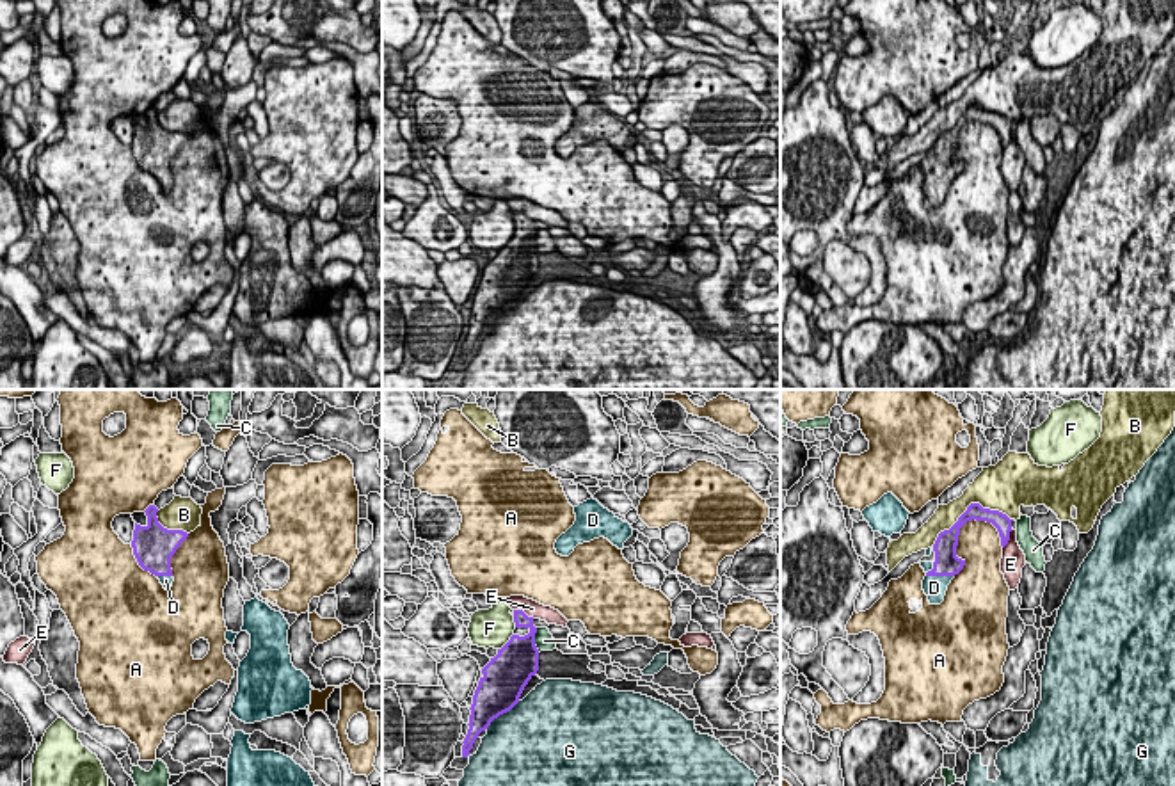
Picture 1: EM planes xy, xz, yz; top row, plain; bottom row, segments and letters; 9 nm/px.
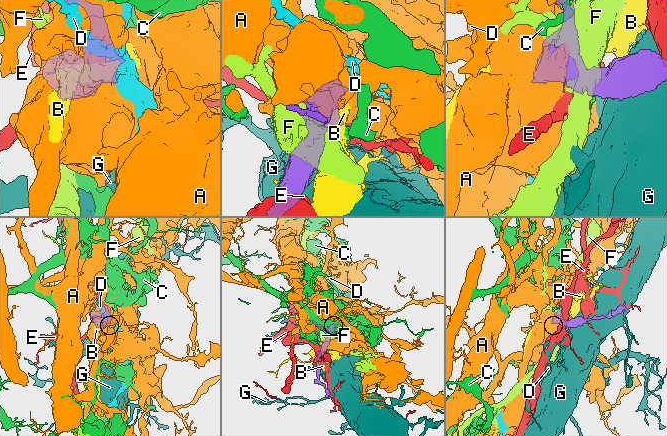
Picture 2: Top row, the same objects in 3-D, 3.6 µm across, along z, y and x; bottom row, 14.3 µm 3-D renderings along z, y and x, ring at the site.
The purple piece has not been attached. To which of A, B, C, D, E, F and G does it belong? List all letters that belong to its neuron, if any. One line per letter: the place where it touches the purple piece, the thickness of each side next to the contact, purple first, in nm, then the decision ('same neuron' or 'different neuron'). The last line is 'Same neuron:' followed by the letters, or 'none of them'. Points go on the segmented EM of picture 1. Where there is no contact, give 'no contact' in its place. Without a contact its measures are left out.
A: meets purple in yz at (957, 537); 220 nm thick on the purple side, 380 nm on the other; different neuron
B: meets purple in yz at (969, 505); 160 nm thick on the purple side, 340 nm on the other; different neuron
C: meets purple in xz at (534, 641); 380 nm thick on the purple side, 170 nm on the other; different neuron
D: meets purple in yz at (939, 575); 220 nm thick on the purple side, 200 nm on the other; same neuron
E: meets purple in xz at (525, 614); 140 nm thick on the purple side, 160 nm on the other; different neuron
F: meets purple in xz at (507, 642); 380 nm thick on the purple side, 360 nm on the other; different neuron
G: meets purple in xz at (502, 713); 380 nm thick on the purple side, 480 nm on the other; different neuron
Same neuron: D

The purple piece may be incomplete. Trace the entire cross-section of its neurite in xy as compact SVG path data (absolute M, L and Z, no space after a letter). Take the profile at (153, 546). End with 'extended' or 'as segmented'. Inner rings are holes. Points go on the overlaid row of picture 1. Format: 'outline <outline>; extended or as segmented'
outline M155 505L146 510L148 525L140 526L135 523L133 530L133 555L144 571L155 574L165 590L172 587L171 558L176 549L187 541L188 533L183 530L167 530L158 523Z; extended

